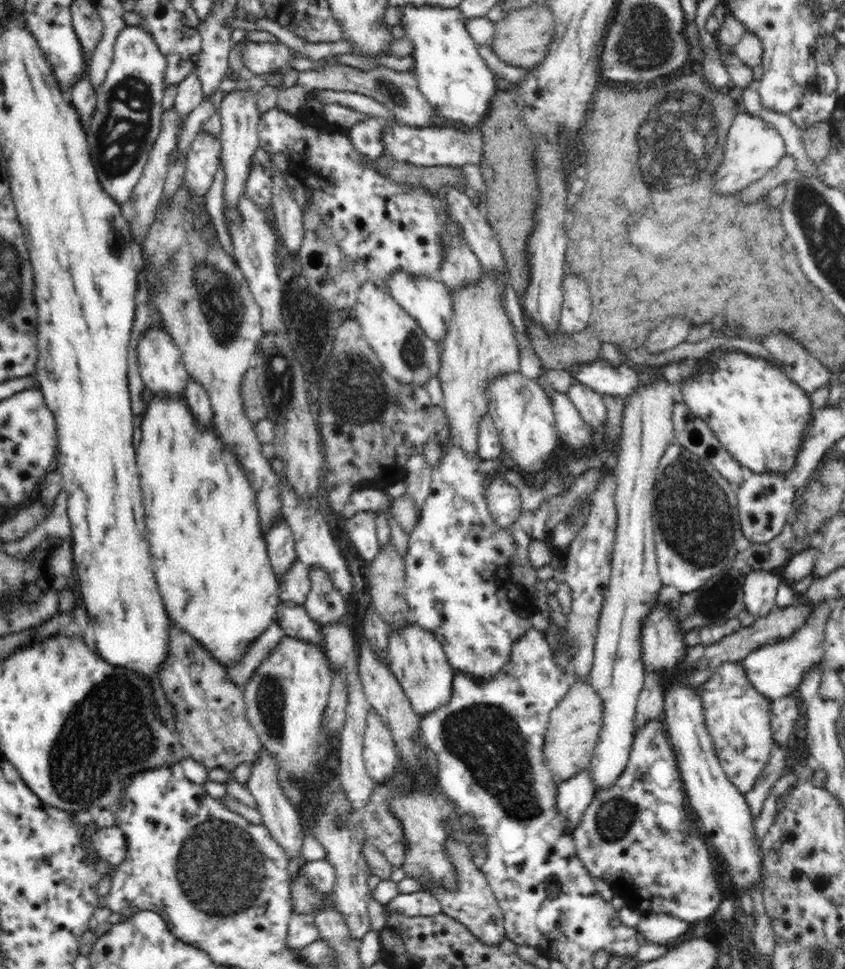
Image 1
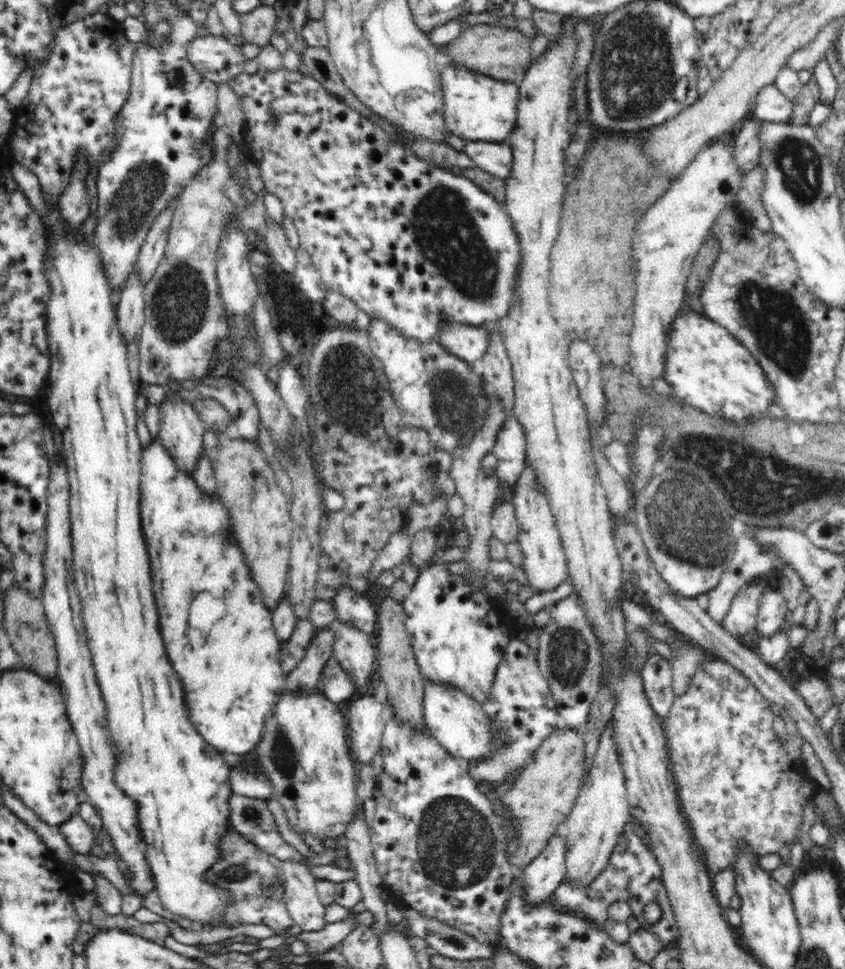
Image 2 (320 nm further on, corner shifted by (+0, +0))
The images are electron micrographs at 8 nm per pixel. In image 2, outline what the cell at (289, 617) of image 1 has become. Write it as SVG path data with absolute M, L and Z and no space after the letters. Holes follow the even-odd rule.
M334 656L328 658L328 662L324 664L319 684L327 699L340 705L346 705L355 692L352 677L342 669Z

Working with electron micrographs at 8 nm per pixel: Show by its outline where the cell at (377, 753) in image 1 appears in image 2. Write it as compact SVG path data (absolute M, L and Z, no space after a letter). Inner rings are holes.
M364 695L344 705L348 724L349 749L357 765L366 764L378 754L389 722L386 705L372 695Z

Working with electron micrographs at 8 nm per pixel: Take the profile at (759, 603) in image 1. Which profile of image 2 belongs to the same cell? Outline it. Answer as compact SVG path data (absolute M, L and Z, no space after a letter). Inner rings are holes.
M768 588L764 590L760 598L757 623L755 629L760 637L772 636L780 632L790 619L790 610L782 593L778 589Z

